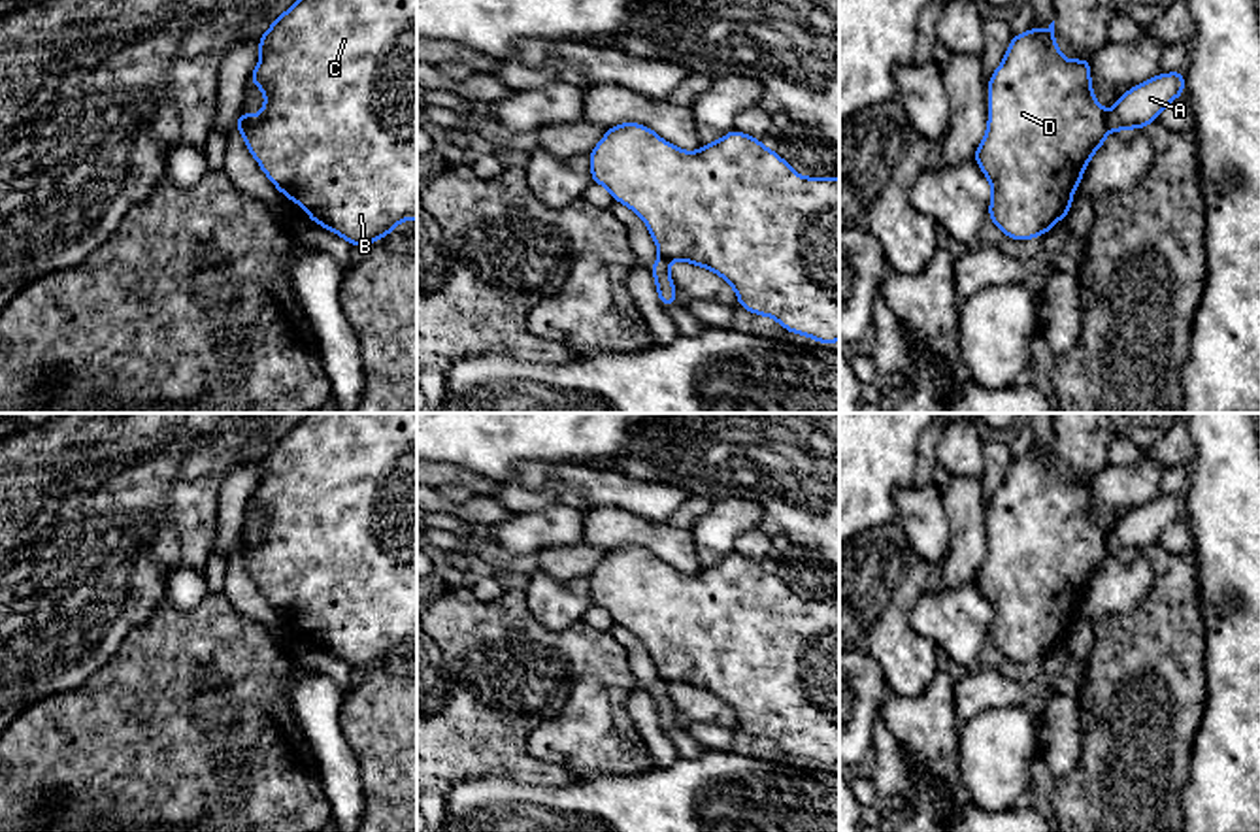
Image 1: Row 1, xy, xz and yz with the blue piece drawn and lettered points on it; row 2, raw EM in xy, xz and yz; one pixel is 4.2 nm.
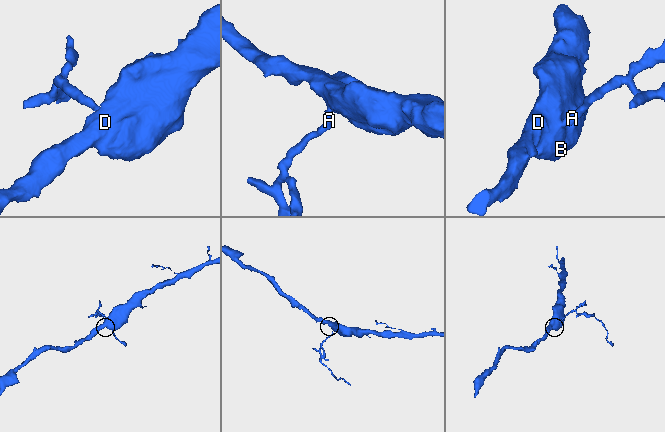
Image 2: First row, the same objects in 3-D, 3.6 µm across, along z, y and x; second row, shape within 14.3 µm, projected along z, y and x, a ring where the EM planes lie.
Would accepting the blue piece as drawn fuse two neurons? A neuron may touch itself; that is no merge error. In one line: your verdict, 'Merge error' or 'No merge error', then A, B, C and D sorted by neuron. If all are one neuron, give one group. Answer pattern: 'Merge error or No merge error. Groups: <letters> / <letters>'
Merge error. Groups: A / B C D

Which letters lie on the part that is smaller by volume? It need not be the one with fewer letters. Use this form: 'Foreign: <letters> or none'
Foreign: A

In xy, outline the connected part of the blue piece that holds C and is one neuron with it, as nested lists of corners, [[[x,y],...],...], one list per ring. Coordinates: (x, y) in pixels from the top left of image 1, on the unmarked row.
[[[307,413],[272,445],[257,468],[260,483],[249,506],[264,513],[266,524],[258,540],[251,540],[243,530],[236,553],[241,555],[245,570],[277,613],[300,626],[313,645],[345,660],[353,670],[368,670],[406,641],[417,643],[417,413]]]

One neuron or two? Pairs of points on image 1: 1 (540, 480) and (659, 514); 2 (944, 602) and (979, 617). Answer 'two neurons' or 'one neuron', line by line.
1: one neuron
2: one neuron

